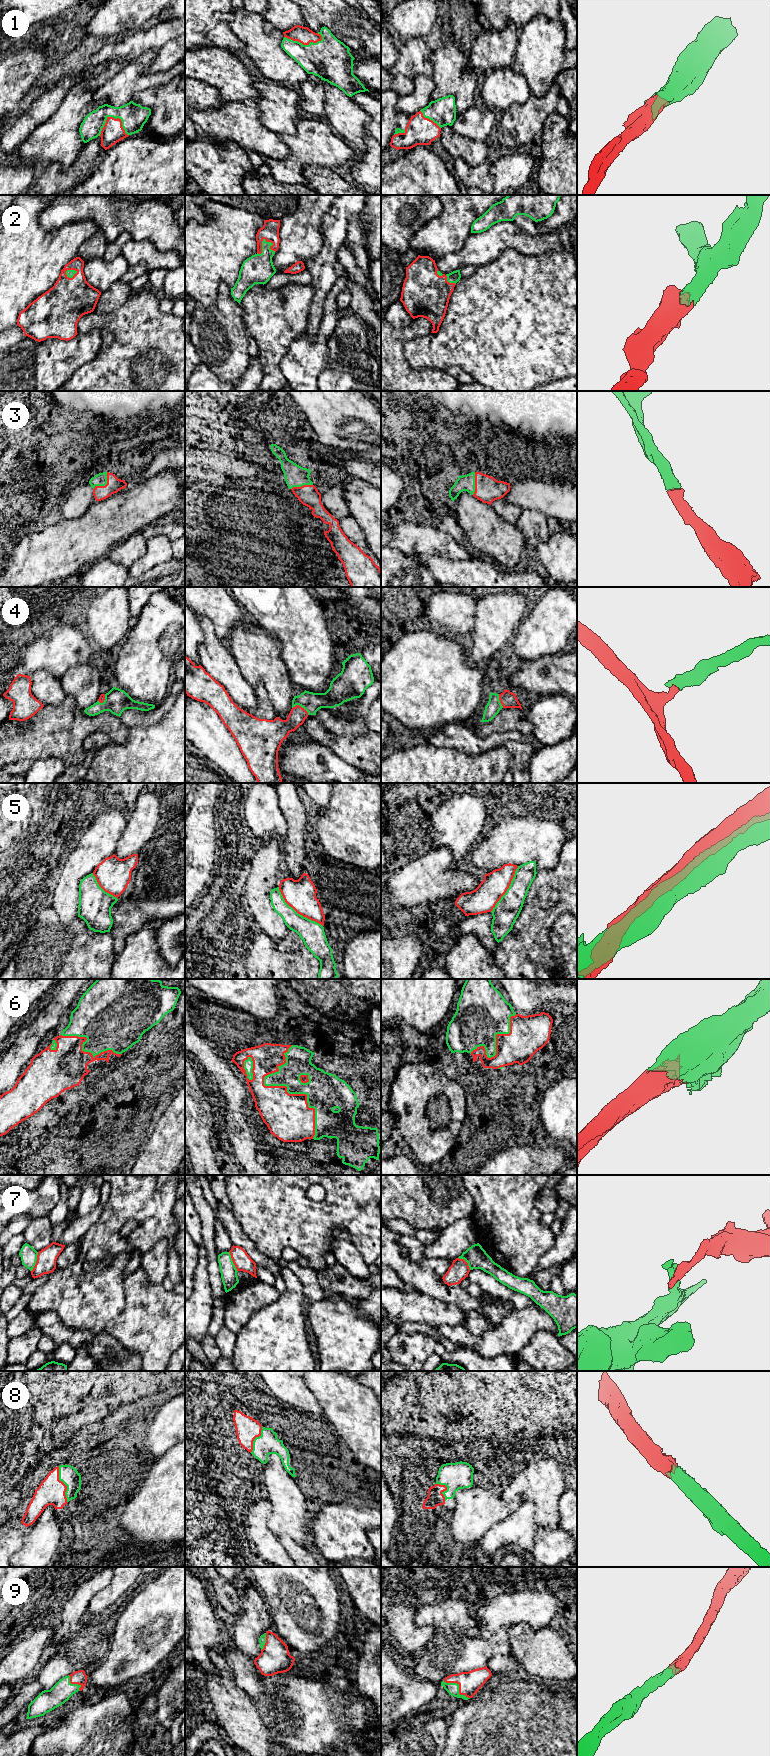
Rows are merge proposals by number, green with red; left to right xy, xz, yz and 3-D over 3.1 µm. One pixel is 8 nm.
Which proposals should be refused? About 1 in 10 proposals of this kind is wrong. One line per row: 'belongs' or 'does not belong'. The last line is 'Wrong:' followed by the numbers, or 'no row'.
1: belongs
2: belongs
3: belongs
4: belongs
5: does not belong
6: belongs
7: does not belong
8: belongs
9: belongs
Wrong: 5, 7

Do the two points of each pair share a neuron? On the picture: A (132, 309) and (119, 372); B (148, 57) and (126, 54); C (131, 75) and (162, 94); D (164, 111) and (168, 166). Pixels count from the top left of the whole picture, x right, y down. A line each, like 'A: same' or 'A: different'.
A: same
B: different
C: different
D: different

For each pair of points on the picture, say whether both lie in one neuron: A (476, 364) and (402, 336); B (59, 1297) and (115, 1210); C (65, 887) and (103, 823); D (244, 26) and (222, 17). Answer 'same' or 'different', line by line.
A: different
B: same
C: same
D: different

